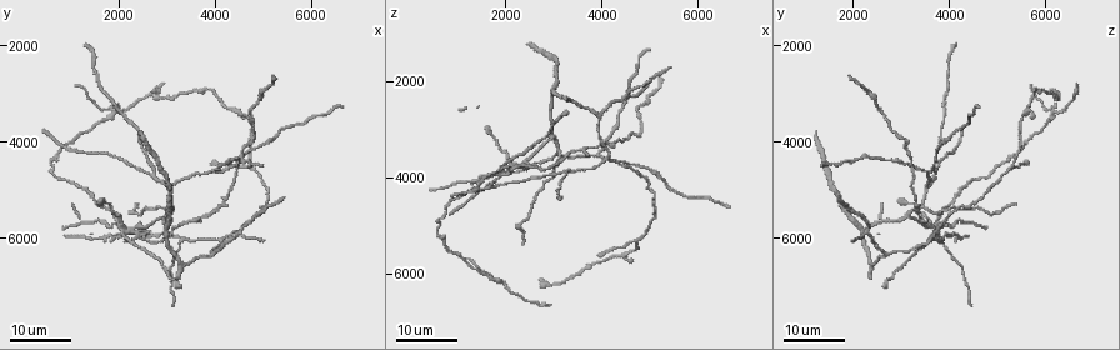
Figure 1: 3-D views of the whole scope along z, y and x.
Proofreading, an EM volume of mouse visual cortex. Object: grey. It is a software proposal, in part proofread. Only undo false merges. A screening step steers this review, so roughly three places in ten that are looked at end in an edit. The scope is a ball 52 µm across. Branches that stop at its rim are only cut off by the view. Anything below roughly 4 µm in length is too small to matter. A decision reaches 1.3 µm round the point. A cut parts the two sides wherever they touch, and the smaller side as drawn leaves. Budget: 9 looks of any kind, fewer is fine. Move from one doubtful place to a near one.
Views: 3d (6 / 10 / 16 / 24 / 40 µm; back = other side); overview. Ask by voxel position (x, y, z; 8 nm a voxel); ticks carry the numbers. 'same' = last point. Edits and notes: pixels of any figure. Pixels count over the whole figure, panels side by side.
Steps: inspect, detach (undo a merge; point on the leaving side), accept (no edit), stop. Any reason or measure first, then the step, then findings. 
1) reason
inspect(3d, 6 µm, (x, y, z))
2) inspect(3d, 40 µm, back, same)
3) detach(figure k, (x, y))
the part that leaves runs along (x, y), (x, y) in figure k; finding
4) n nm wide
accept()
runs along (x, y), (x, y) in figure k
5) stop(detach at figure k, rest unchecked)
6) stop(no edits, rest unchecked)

branch point
inspect(3d, 16 µm, (4750, 4550, 5300))

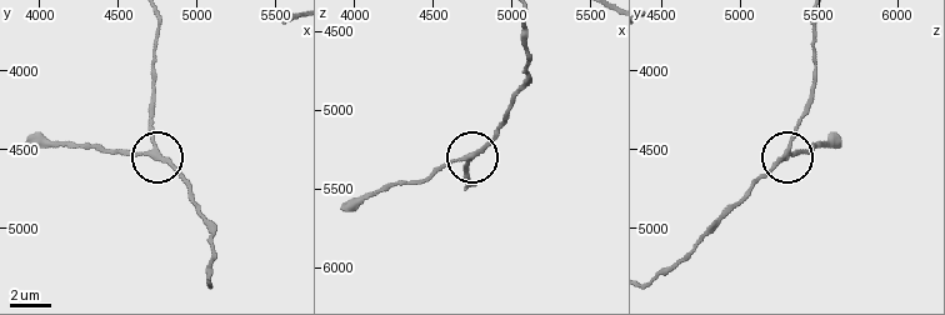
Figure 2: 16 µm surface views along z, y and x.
zoom in
inspect(3d, 6 µm, (4740, 4500, 5320))

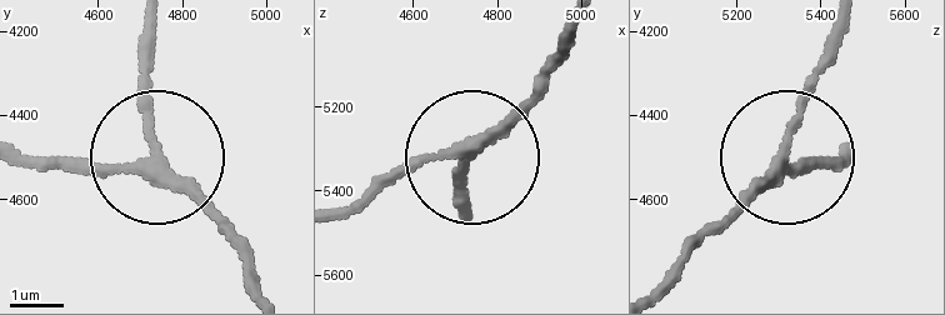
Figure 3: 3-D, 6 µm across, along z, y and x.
accept()
runs along (259, 283), (155, 165), (39, 161) in figure 3; all the same cell

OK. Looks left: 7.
inspect(3d, 16 µm, (4500, 5900, 2300))

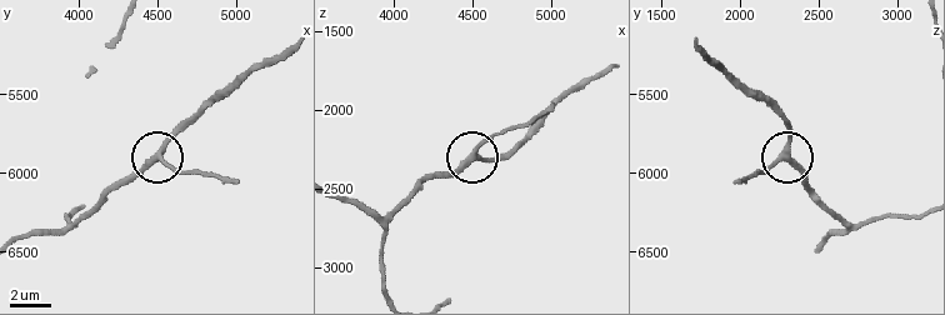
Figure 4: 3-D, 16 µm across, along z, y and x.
zoom in
inspect(3d, 6 µm, (4520, 5880, 2280))

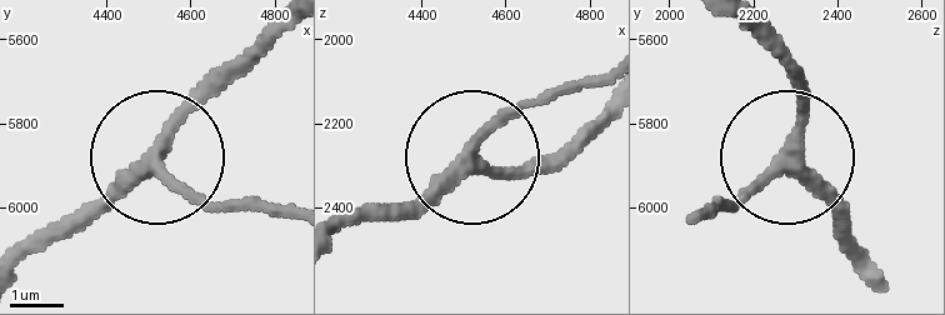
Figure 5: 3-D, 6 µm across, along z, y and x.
side arm 5 µm
accept()
runs along (33, 249), (86, 226), (154, 169), (243, 209) in figure 5; all the same cell

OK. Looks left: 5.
branch point
inspect(3d, 16 µm, (4000, 6350, 2750))

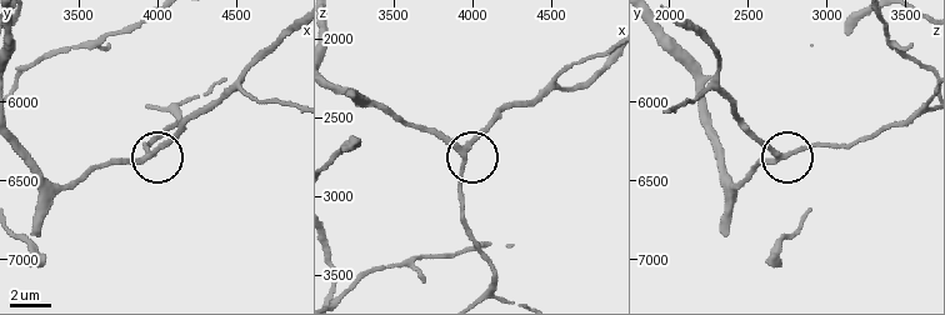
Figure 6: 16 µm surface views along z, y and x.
zoom in
inspect(3d, 10 µm, (3960, 6340, 2720))

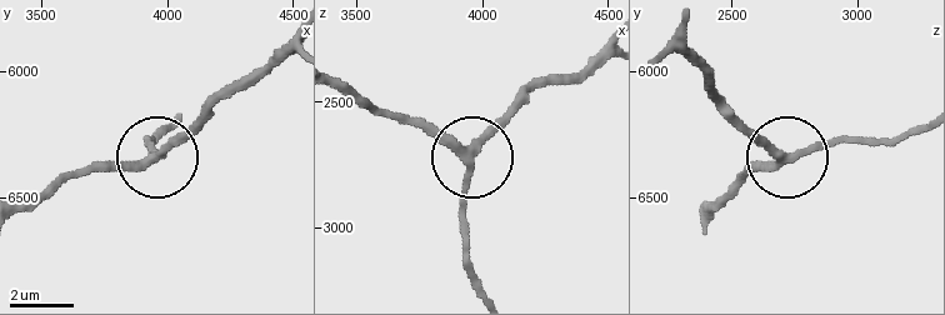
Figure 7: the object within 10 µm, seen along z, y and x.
3 arms
accept()
all the same cell

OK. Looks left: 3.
inspect(3d, 16 µm, (3000, 5550, 3200))

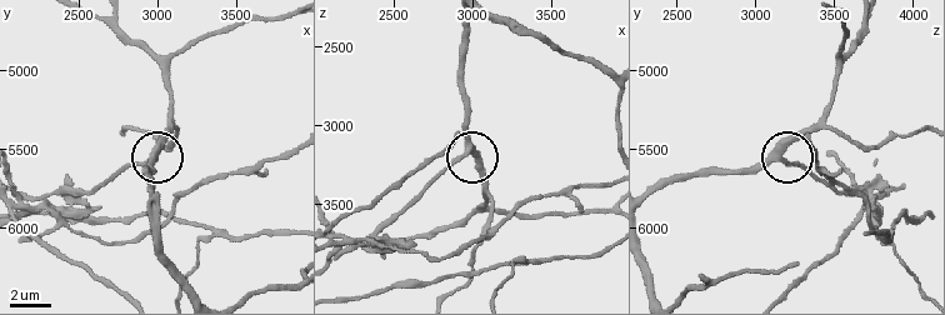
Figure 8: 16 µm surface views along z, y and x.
inspect(3d, 10 µm, (2980, 5540, 3160))

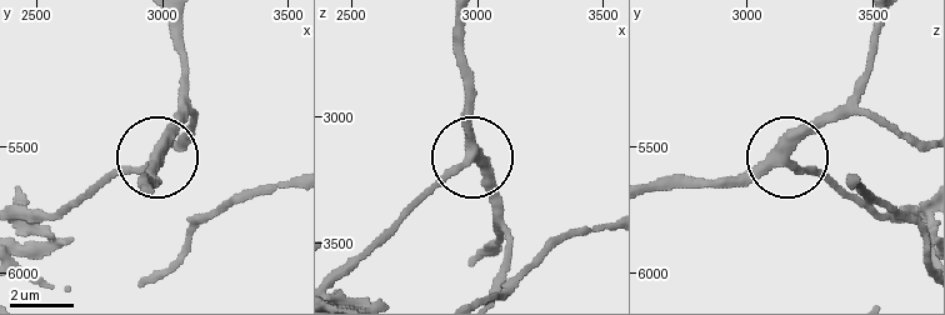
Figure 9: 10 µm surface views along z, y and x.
accept()
runs along (656, 188), (745, 185), (863, 85) in figure 9; continuous, no second cell

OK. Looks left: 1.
stop(no edits, rest unchecked)

